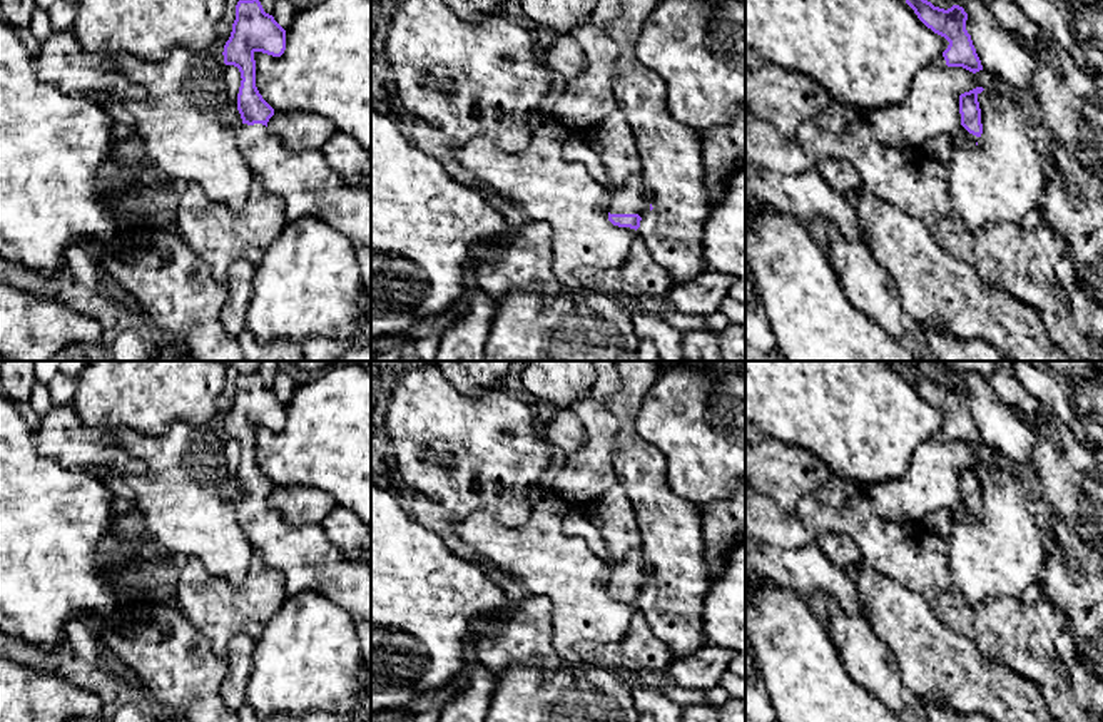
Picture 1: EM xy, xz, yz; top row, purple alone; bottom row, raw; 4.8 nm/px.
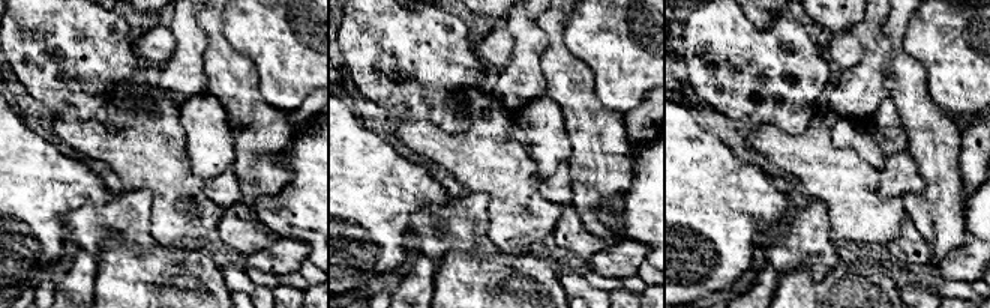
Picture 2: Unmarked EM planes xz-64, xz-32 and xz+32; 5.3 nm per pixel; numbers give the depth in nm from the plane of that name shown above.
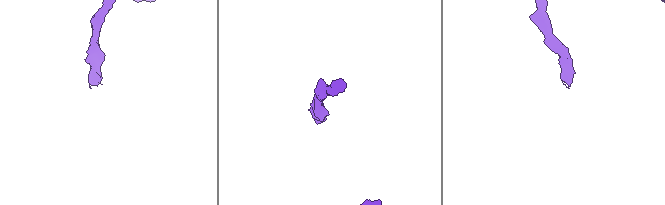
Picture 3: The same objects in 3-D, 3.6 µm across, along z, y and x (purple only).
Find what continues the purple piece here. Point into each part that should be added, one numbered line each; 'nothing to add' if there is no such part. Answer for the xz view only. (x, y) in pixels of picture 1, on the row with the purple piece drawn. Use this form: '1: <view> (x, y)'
1: xz (632, 198)

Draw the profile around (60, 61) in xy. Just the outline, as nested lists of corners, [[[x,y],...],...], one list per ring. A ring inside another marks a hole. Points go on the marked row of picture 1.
[[[53,30],[40,43],[35,55],[38,77],[67,94],[74,95],[114,95],[119,102],[129,104],[144,100],[145,90],[132,84],[110,57],[87,52],[80,47],[74,30]]]

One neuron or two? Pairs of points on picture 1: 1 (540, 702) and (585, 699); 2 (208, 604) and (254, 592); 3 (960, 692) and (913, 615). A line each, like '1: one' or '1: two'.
1: one
2: one
3: one

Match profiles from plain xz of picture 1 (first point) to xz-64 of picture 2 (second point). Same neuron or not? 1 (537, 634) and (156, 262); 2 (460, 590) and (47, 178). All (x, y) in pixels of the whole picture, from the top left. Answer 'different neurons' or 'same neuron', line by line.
1: different neurons
2: same neuron

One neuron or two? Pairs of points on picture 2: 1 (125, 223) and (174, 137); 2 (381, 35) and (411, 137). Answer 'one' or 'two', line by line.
1: two
2: two

